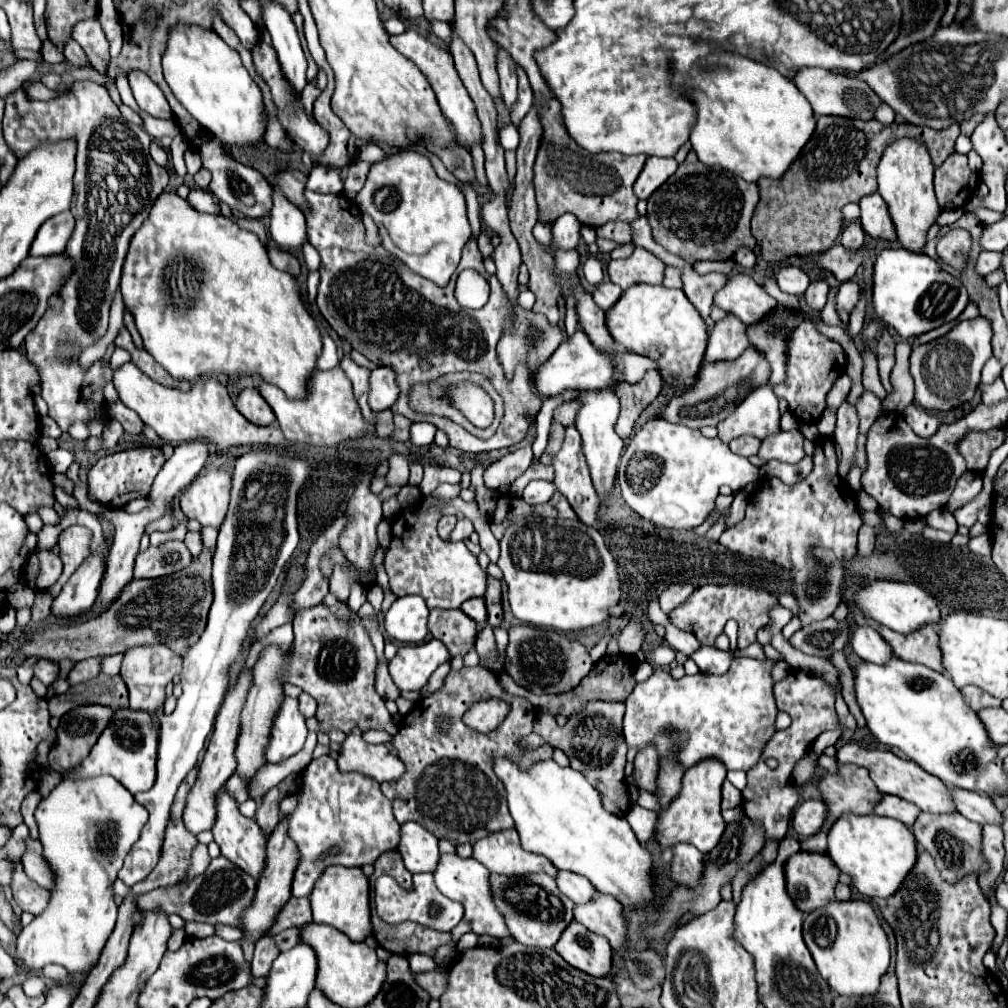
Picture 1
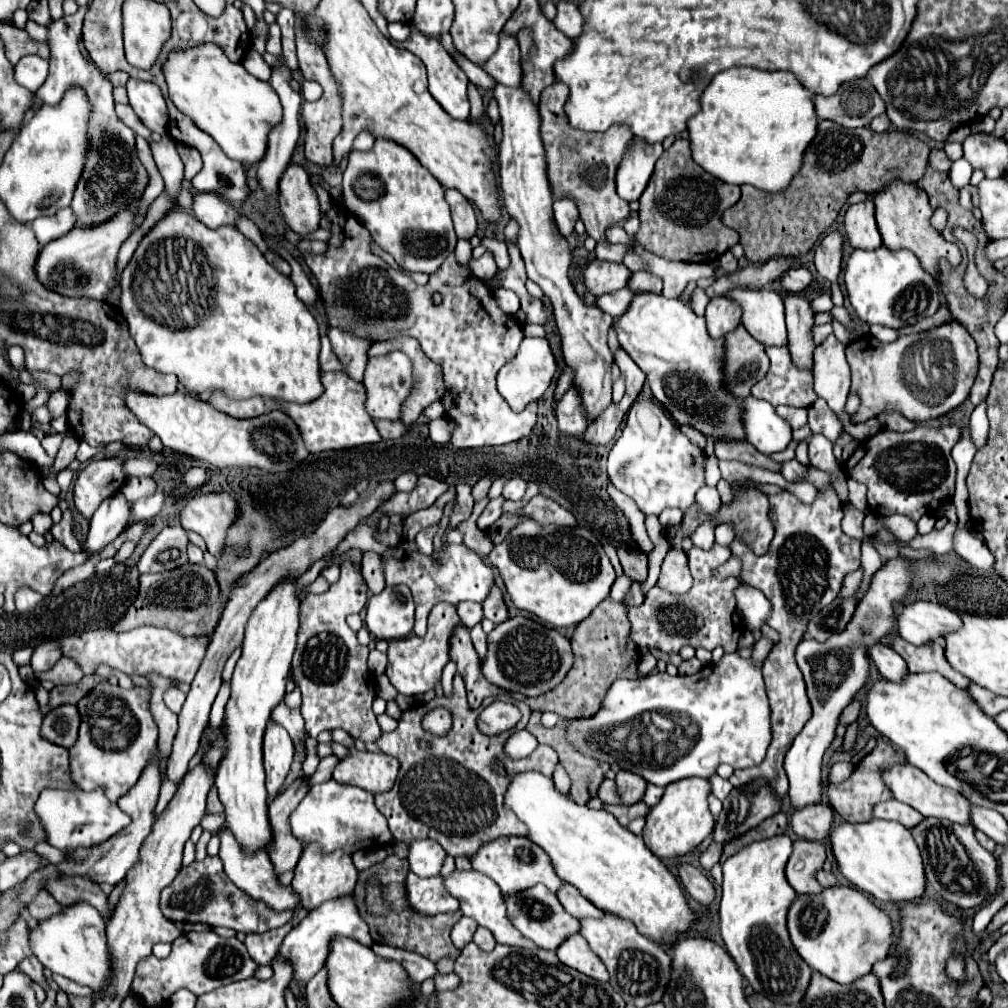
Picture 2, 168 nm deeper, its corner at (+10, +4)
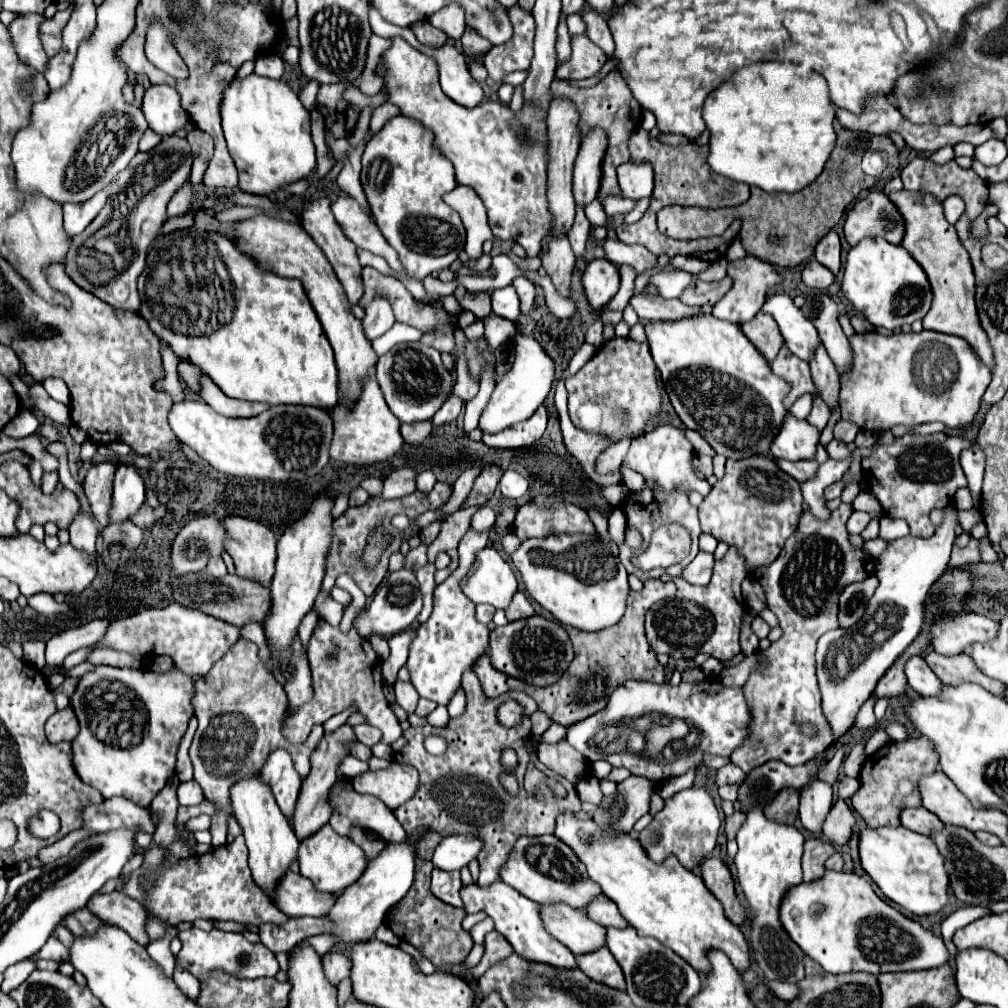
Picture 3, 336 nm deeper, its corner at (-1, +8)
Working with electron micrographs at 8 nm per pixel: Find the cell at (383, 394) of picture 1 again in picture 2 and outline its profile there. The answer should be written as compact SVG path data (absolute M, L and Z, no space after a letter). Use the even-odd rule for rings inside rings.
M391 351L391 353L381 355L381 357L369 357L363 385L367 389L367 403L365 403L365 407L367 407L369 415L373 419L397 421L397 419L401 419L401 405L405 403L405 399L411 395L411 391L415 387L413 363L401 351Z

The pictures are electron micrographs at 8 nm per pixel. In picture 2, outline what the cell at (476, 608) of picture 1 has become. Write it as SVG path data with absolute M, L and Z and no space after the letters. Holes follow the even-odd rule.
M469 601L459 603L457 605L457 611L459 611L459 617L461 617L461 621L463 621L463 625L467 629L475 627L483 619L483 607L479 603L469 603Z

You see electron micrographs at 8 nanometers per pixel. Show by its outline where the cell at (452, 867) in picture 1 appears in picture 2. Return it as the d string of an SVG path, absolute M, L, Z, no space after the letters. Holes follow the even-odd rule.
M455 869L447 879L445 879L445 889L459 901L461 911L465 917L475 919L481 927L487 927L495 941L501 945L511 945L511 947L527 947L527 949L537 949L537 945L529 939L525 939L509 921L507 917L507 909L505 909L505 899L499 893L499 887L493 879L489 879L487 875L479 875L479 871L471 869L471 871L459 871Z

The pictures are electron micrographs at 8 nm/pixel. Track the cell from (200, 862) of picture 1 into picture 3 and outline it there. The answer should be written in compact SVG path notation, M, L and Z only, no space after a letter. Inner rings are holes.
M244 639L236 641L230 647L230 651L208 671L208 675L196 681L192 705L194 705L194 715L198 719L198 729L196 729L192 747L190 747L190 759L194 765L194 779L200 783L206 799L212 799L220 807L220 813L212 817L212 827L210 827L212 847L220 847L226 843L226 815L230 813L230 793L228 791L236 783L236 779L242 779L244 775L252 771L260 771L268 753L278 747L284 747L286 751L292 753L296 771L300 771L300 775L306 777L310 773L310 755L314 753L316 745L324 737L324 729L322 725L316 725L304 743L288 743L288 739L284 739L282 727L284 727L284 713L288 709L286 693L282 685L274 679L274 675L260 661L258 647Z

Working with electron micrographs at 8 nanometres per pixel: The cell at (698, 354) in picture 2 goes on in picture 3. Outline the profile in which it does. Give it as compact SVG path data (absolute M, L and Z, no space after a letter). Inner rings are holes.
M700 313L676 321L648 321L644 329L672 407L688 429L698 431L718 455L728 459L770 449L788 413L782 405L788 385L770 371L738 325Z

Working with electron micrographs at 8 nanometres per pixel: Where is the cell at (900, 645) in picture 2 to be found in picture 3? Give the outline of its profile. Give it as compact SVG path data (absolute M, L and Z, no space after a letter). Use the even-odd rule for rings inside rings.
M930 649L930 651L926 651L924 659L944 685L956 685L956 683L960 685L960 683L968 681L968 683L982 685L984 689L988 689L994 695L1002 695L1002 691L1004 691L1004 683L986 677L980 669L976 669L972 657L966 653L948 657L948 655L936 655L936 651Z

